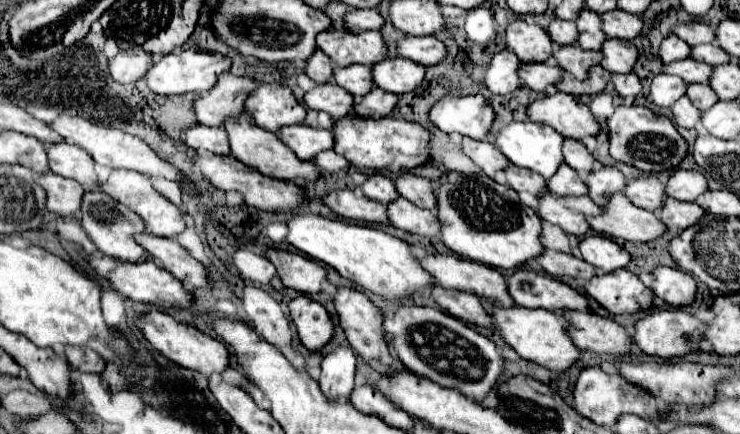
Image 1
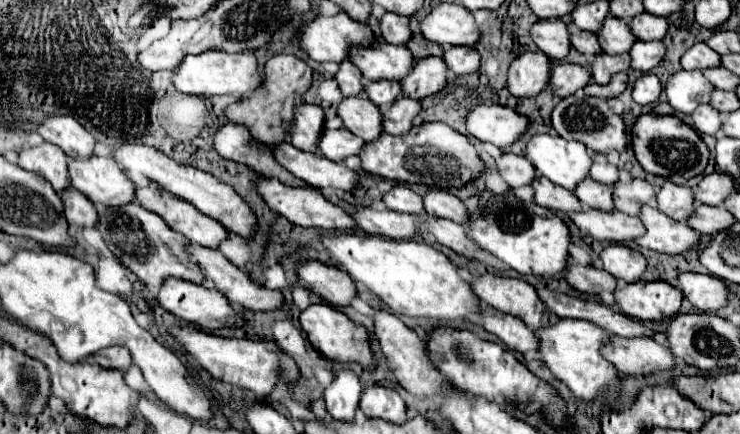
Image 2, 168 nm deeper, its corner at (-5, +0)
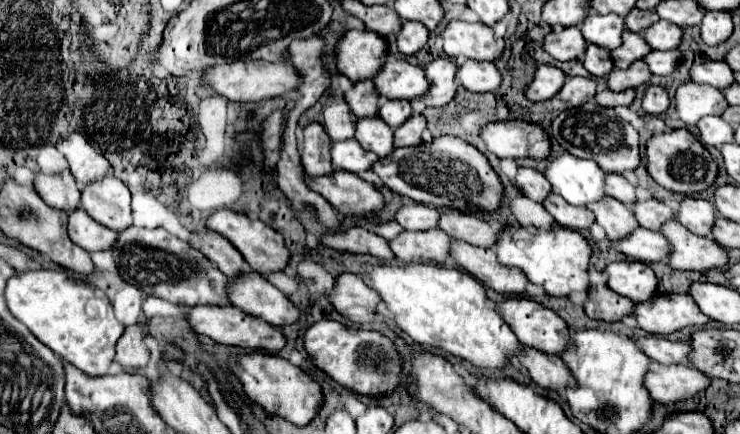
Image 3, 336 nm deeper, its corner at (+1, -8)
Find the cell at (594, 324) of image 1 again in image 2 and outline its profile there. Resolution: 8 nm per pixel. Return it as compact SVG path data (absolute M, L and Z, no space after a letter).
M610 335L602 347L602 355L626 375L652 373L674 367L672 353L652 337L618 337Z

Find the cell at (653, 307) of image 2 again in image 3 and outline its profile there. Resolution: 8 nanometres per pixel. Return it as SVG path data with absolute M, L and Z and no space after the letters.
M656 295L654 299L636 305L634 317L638 325L652 335L670 335L684 327L712 323L712 319L700 313L690 295Z

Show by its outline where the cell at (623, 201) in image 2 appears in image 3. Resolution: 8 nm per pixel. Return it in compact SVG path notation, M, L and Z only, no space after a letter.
M658 199L638 201L636 205L632 205L632 211L636 213L638 223L644 229L652 229L652 231L660 231L660 225L664 225L664 221L670 221L676 217L676 211Z

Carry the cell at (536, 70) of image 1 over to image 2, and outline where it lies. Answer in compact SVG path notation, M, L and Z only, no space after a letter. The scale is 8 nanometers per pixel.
M556 63L550 69L548 85L554 95L568 97L568 95L576 93L578 89L582 89L588 81L590 81L588 69L584 69L580 65L572 65L572 63Z

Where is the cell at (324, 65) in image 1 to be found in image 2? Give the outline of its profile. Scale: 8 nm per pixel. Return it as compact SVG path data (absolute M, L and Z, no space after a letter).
M348 59L340 63L340 69L334 75L334 79L336 79L336 83L338 83L338 87L340 87L340 91L342 91L344 97L360 95L362 93L362 87L364 87L362 75L358 73L358 69L354 65L350 65Z

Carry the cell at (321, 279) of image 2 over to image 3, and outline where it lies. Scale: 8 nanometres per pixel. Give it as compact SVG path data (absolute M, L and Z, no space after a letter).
M344 273L336 279L336 287L328 293L328 299L338 313L354 323L372 323L376 307L382 303L380 295L352 273Z

